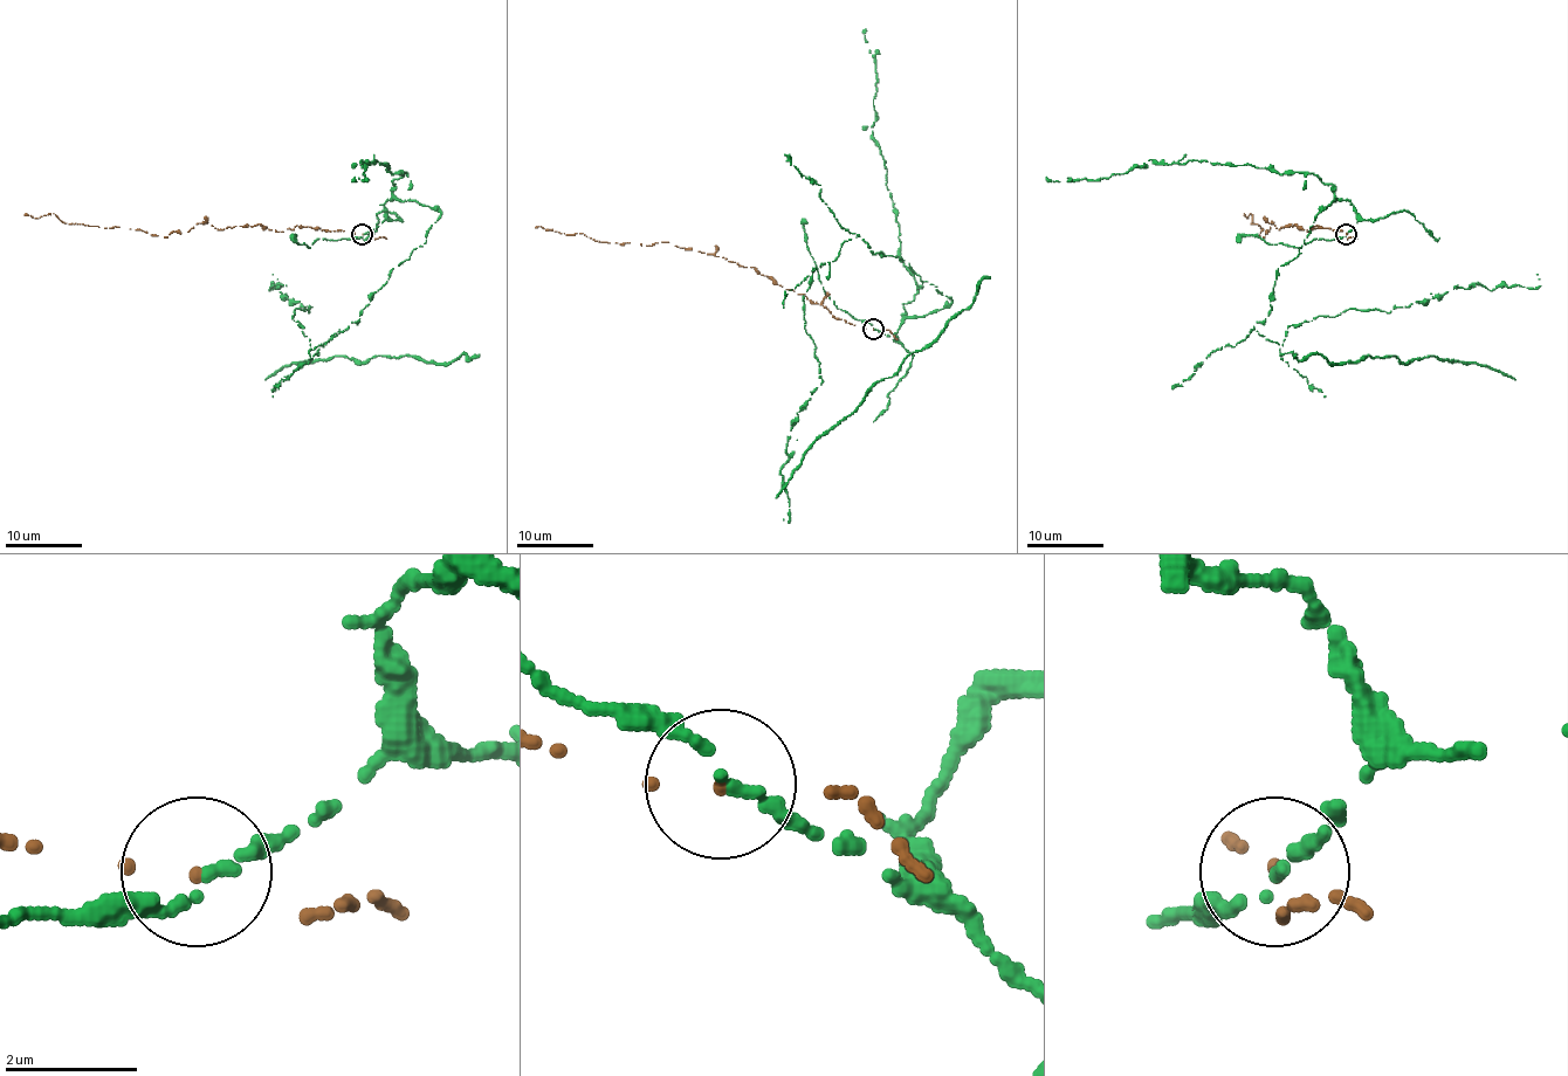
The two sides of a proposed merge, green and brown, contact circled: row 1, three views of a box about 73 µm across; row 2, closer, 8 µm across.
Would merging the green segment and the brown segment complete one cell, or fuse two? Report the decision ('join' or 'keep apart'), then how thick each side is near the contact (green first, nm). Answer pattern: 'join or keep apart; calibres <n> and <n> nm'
keep apart; calibres 150 and 90 nm

